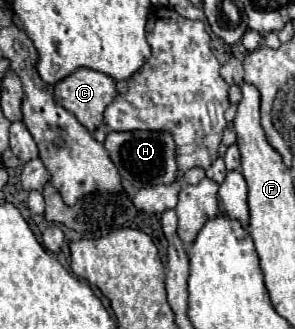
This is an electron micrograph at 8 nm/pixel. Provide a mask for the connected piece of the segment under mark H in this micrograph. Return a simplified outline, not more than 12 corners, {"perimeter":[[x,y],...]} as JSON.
{"perimeter":[[111,131],[103,145],[135,189],[179,179],[167,131]]}

